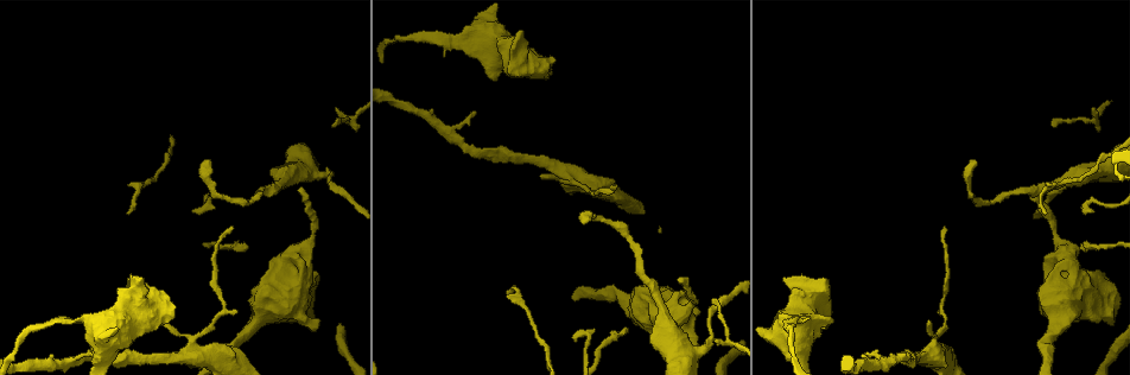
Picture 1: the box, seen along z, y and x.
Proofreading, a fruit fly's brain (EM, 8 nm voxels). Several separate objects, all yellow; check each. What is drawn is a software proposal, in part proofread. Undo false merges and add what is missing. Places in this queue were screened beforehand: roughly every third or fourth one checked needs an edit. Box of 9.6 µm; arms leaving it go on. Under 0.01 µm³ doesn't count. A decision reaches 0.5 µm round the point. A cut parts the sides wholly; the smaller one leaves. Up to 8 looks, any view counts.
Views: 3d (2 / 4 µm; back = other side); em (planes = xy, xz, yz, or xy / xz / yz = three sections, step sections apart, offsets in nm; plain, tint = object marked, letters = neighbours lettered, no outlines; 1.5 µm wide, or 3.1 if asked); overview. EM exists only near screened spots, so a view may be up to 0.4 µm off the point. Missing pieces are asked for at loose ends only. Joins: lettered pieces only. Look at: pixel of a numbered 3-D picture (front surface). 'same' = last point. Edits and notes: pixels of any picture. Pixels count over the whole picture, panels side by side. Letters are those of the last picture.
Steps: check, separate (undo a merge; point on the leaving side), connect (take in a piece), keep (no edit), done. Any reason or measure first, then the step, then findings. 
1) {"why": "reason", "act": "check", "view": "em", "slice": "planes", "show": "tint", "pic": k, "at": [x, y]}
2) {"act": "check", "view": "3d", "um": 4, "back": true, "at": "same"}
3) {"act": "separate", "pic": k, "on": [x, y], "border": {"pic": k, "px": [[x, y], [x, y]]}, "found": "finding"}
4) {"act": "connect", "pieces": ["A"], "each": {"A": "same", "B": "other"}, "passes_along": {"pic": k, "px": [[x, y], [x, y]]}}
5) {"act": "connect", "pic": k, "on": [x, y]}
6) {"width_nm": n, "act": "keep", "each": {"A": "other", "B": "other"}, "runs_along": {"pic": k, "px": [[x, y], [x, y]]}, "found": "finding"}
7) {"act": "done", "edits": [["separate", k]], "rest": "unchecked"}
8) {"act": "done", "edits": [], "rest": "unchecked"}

{"why": "tapers out", "act": "check", "view": "em", "slice": "xy", "step": 8, "show": "letters", "pic": 1, "at": [682, 280]}

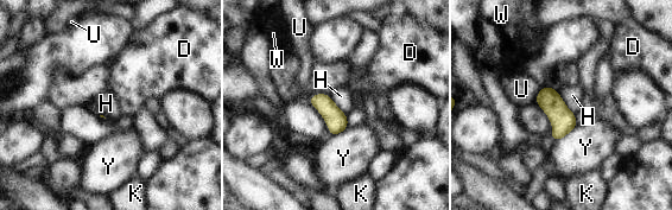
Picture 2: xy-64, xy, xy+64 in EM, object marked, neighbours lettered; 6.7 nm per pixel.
{"act": "keep", "each": {"D": "other", "H": "other", "K": "other", "U": "other", "W": "other", "Y": "other"}, "border": {"pic": 2, "px": [[557, 91], [575, 114]]}, "found": "no lettered piece goes on from it"}

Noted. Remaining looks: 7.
{"why": "thin end", "act": "check", "view": "em", "slice": "planes", "show": "letters", "pic": 1, "at": [715, 300]}

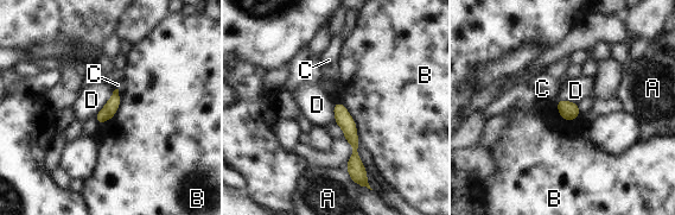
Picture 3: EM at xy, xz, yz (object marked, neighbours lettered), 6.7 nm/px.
{"act": "keep", "each": {"A": "other", "B": "other", "C": "other", "D": "other"}, "border": {"pic": 3, "px": [[115, 89], [104, 106], [94, 117]]}, "found": "no lettered piece goes on from it"}

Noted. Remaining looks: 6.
{"act": "check", "view": "3d", "um": 4, "pic": 1, "at": [457, 44]}

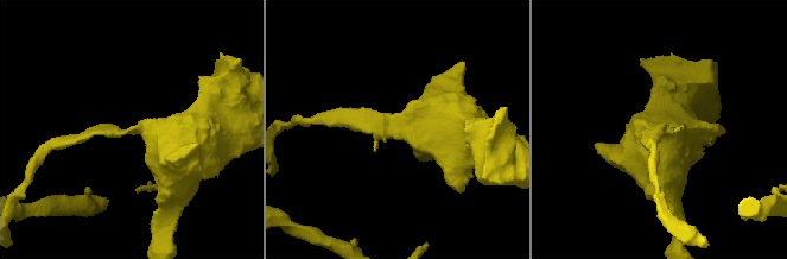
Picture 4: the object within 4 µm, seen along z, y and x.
{"arm_widths_nm": [170, 900], "why": "now the EM", "act": "check", "view": "em", "slice": "planes", "show": "letters", "pic": 4, "at": [127, 129]}

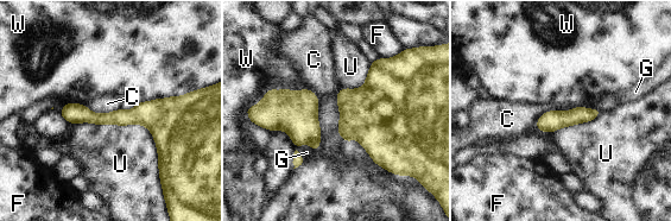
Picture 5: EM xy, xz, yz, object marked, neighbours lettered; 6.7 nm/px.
{"longest_contact_nm": ["U", 700], "act": "keep", "each": {"C": "other", "F": "other", "G": "other", "U": "other", "W": "other"}, "border": {"pic": 5, "px": [[309, 88], [318, 99], [320, 151]]}, "found": "all the same cell"}

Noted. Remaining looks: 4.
{"act": "done", "edits": [], "rest": "unchecked"}

